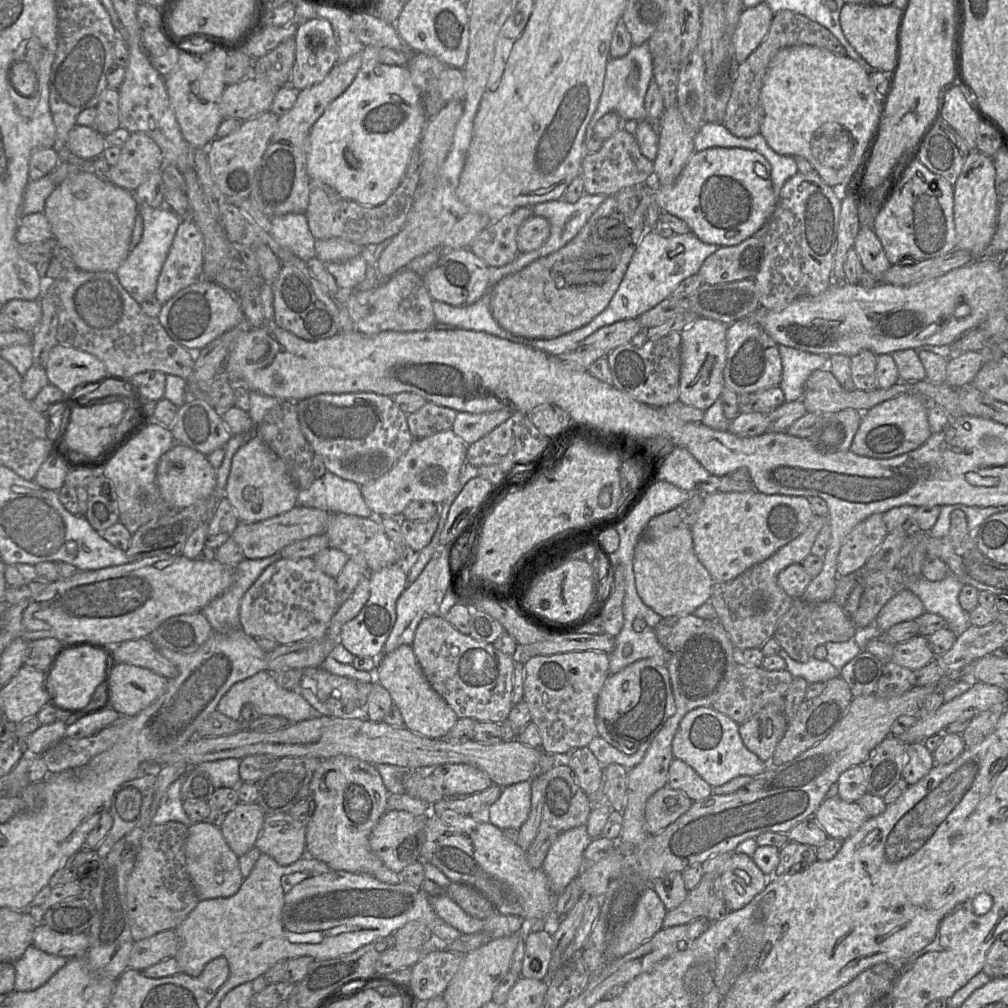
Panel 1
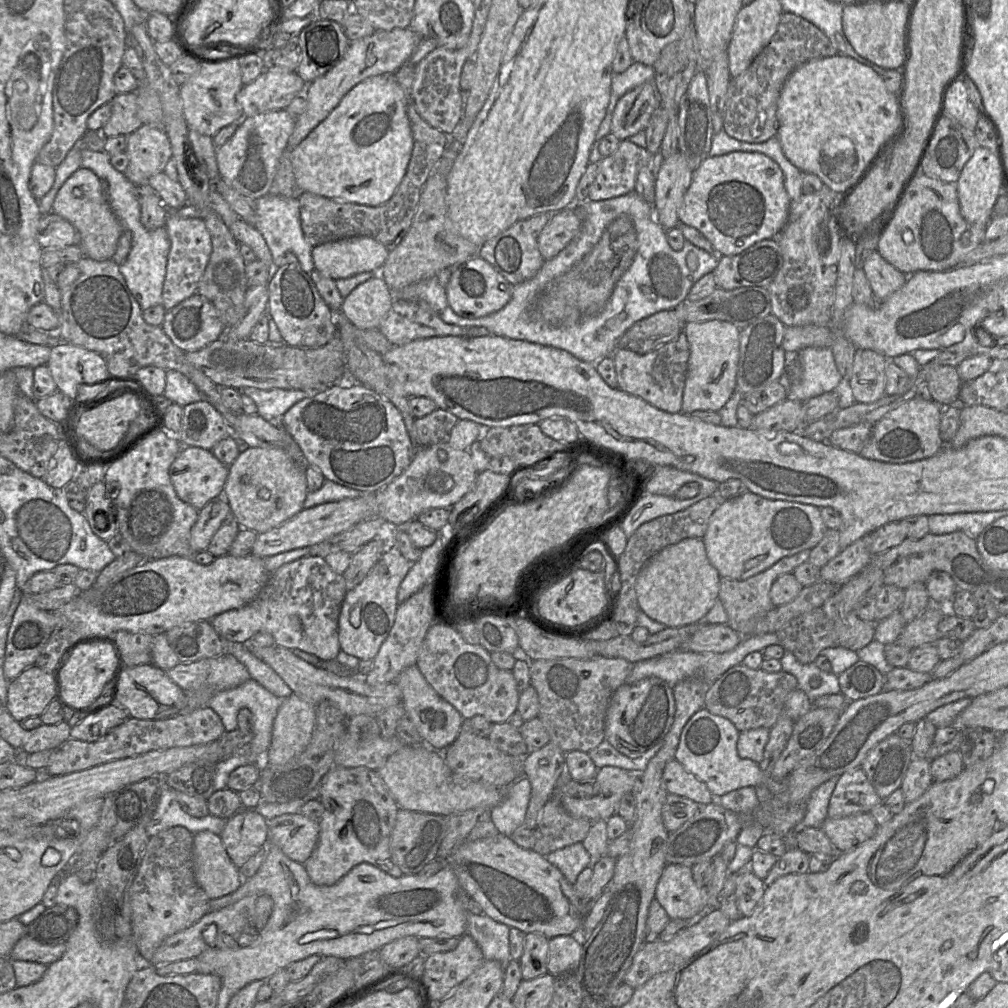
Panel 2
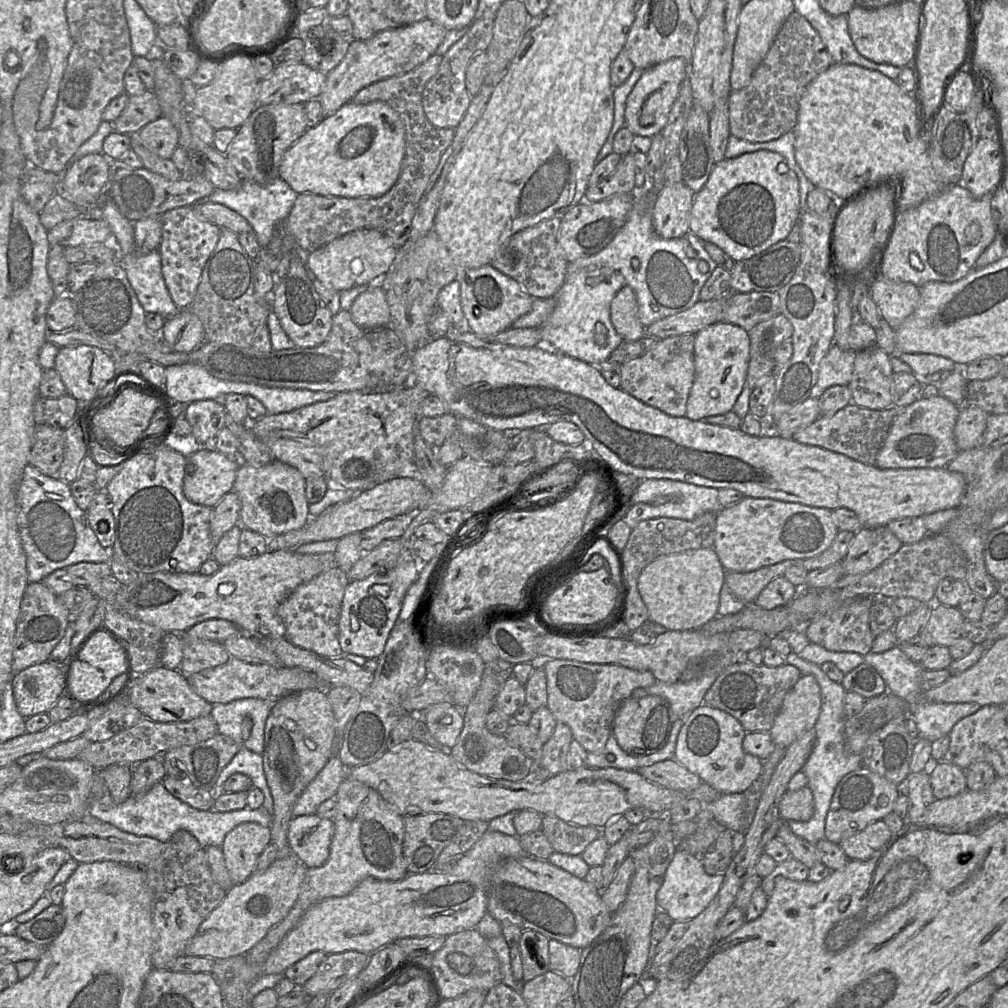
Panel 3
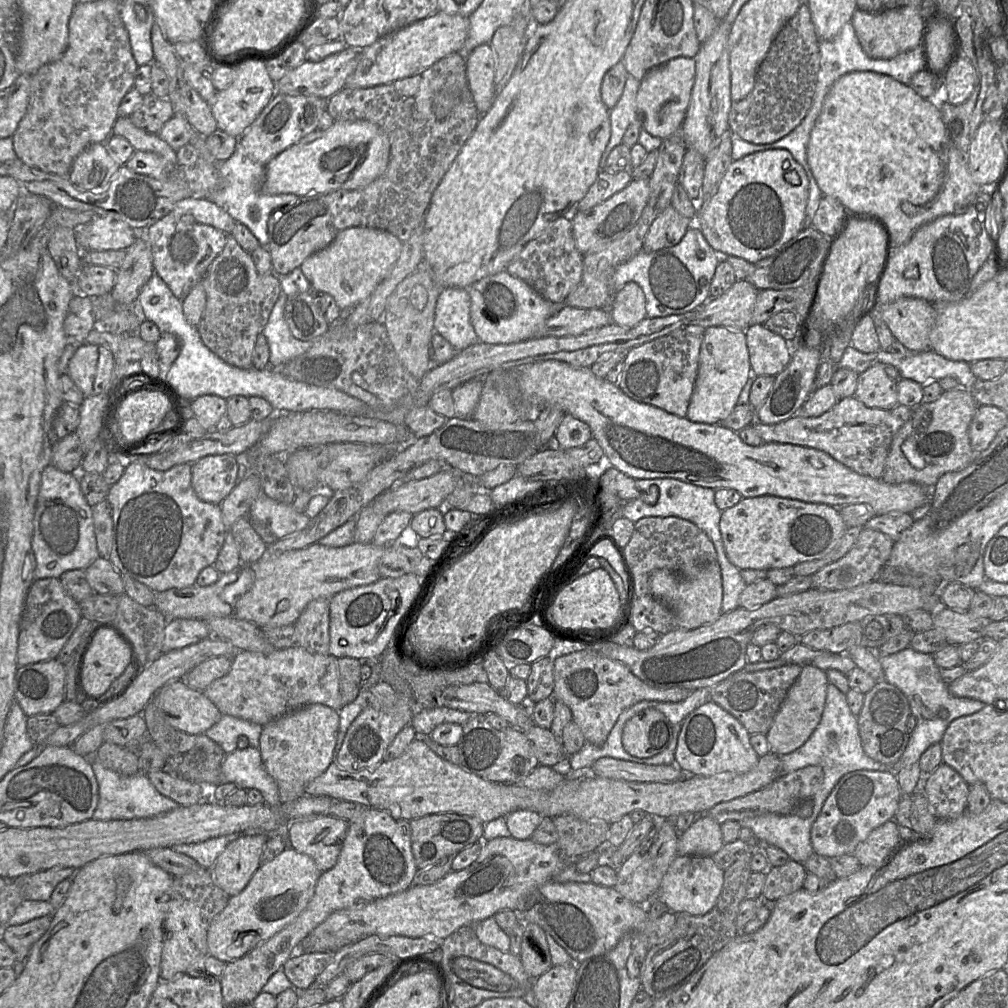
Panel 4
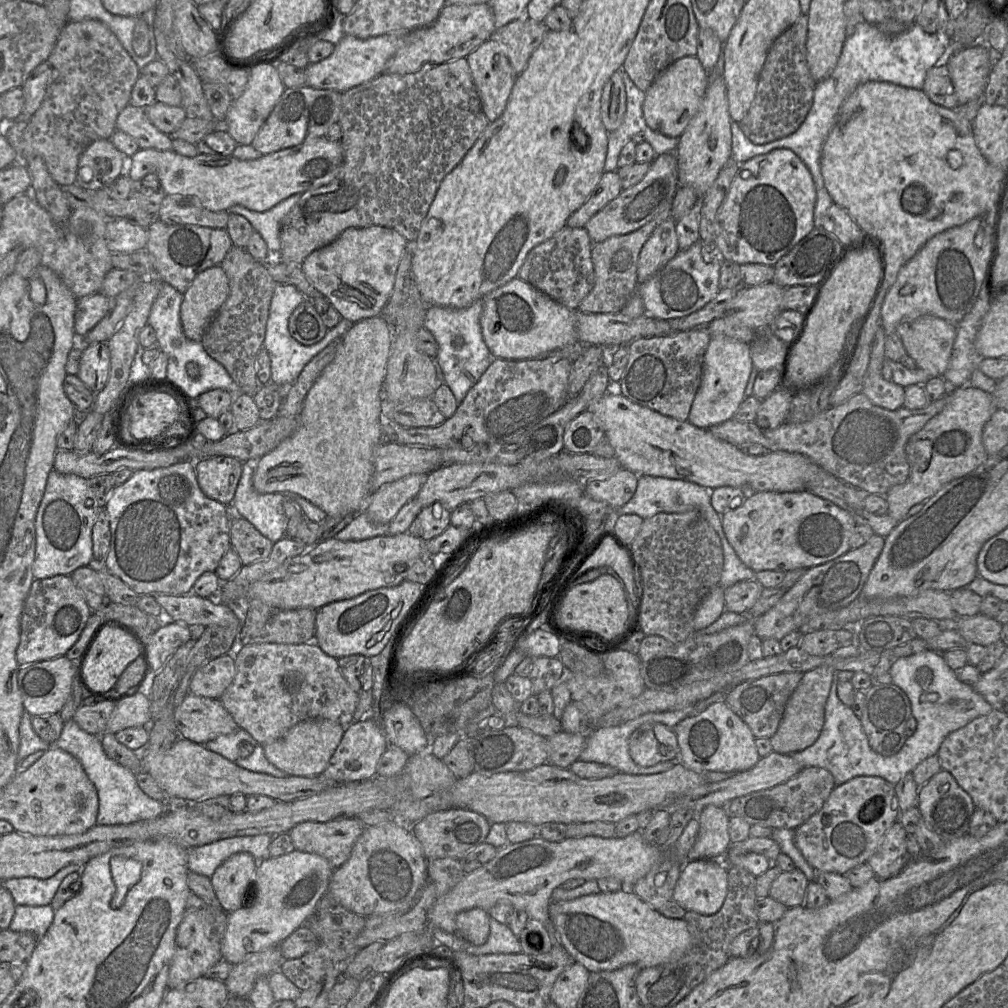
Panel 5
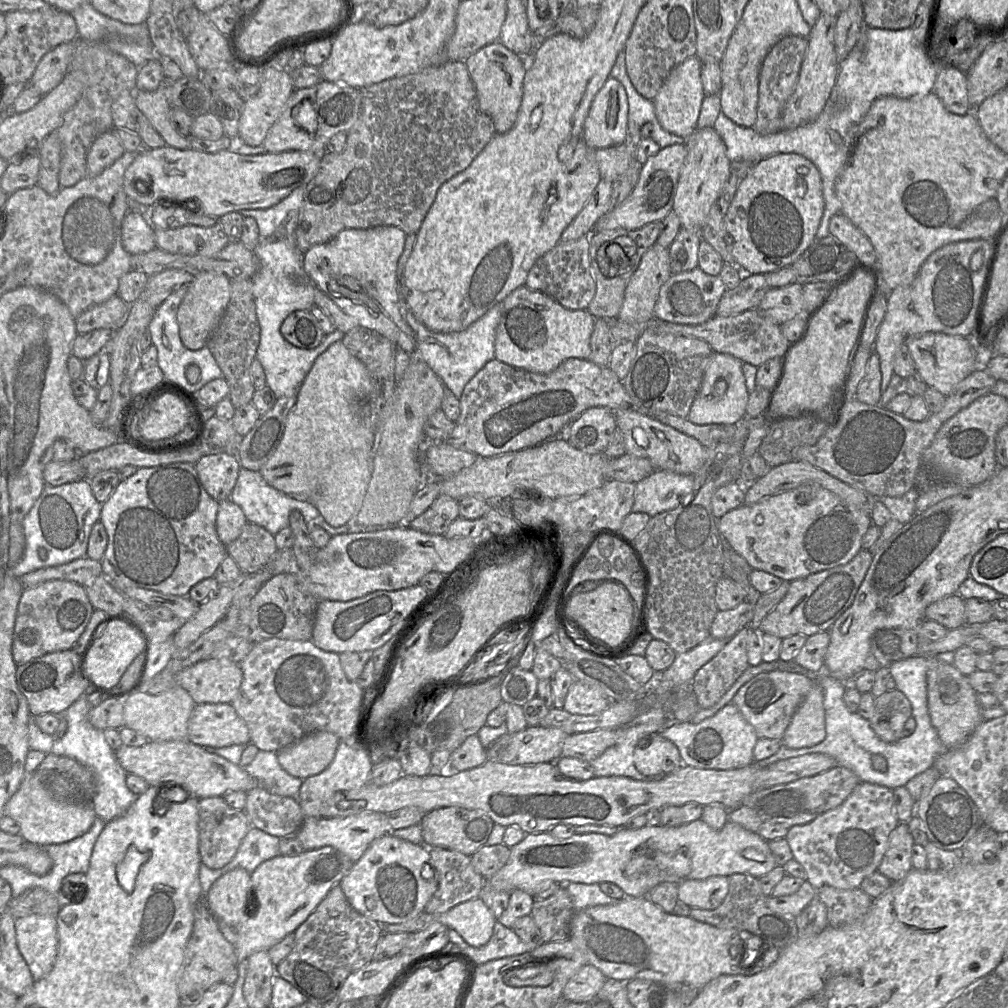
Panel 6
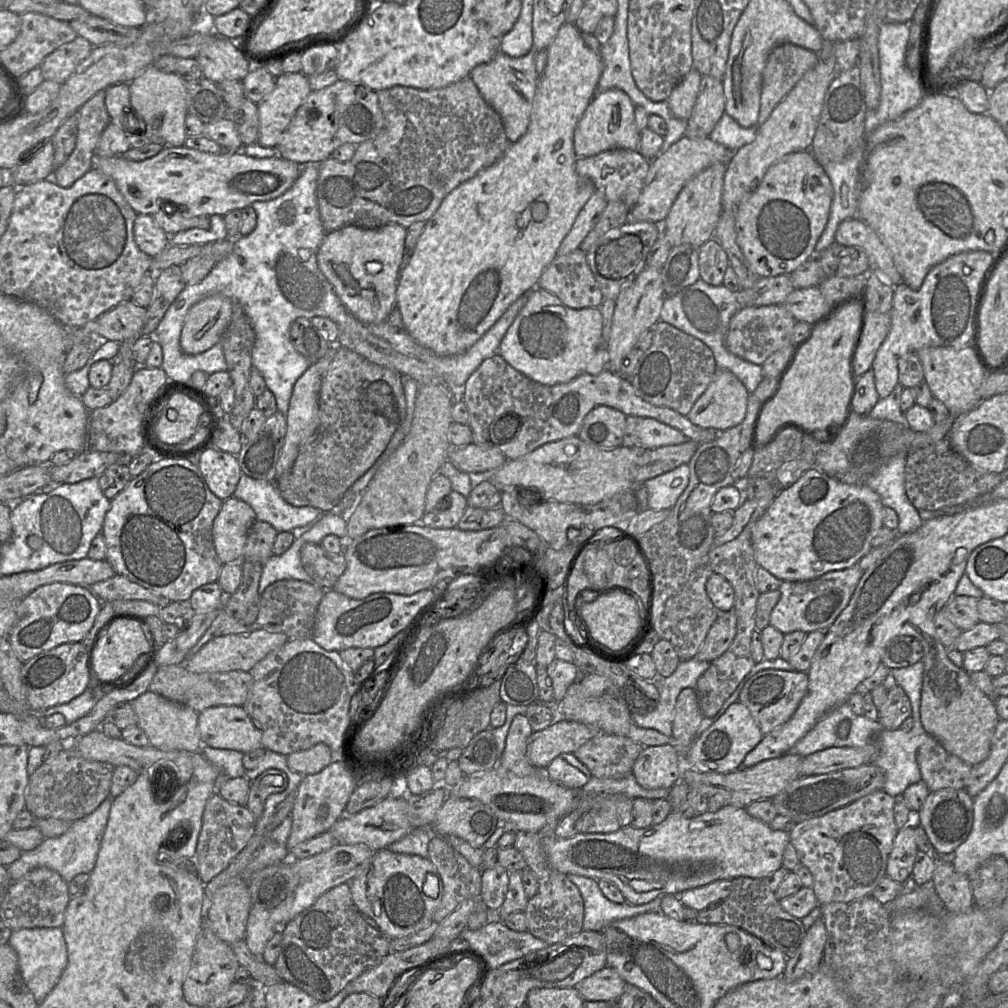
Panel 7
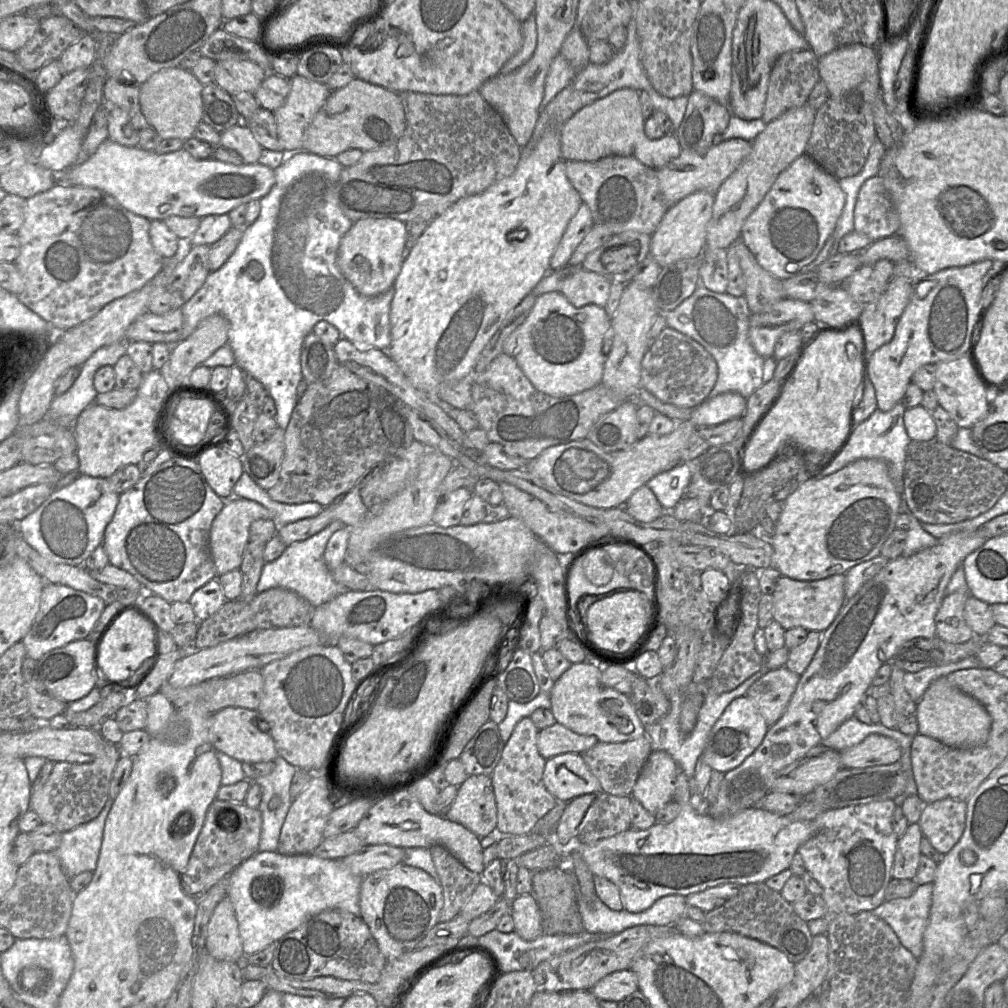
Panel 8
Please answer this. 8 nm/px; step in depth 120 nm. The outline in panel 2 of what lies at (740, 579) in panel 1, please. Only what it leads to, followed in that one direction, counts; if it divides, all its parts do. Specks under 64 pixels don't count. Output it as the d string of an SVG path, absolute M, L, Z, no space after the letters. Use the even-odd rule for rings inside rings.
M811 549L802 550L796 554L783 557L770 568L746 579L733 580L730 578L720 579L718 599L721 601L727 615L728 625L742 637L755 634L757 622L775 606L771 602L770 589L773 582L781 575L792 573L793 570L808 561Z

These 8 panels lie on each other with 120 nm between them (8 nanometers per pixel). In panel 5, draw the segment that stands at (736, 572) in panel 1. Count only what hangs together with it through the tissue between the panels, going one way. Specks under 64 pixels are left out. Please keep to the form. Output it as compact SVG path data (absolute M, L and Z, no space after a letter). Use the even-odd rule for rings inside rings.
M808 490L748 492L741 506L721 516L721 523L726 538L737 556L754 572L808 569L834 560L850 550L849 541L857 526L849 512Z

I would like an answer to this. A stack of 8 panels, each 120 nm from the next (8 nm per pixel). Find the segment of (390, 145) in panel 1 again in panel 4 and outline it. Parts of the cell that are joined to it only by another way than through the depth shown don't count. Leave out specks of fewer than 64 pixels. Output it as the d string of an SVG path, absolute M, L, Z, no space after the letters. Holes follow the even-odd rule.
M335 121L326 130L306 135L274 157L265 167L263 191L270 195L329 193L367 186L387 169L390 141L376 124L365 121Z

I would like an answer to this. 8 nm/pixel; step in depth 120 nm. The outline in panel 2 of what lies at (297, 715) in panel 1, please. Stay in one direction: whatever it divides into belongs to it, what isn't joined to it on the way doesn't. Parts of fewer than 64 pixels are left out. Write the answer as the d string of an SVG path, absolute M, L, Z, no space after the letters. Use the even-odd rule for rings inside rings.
M251 678L237 687L215 693L207 706L220 716L226 732L238 729L238 713L242 708L250 709L254 715L254 725L253 739L248 744L248 753L255 757L256 760L263 760L270 746L273 722L283 700Z

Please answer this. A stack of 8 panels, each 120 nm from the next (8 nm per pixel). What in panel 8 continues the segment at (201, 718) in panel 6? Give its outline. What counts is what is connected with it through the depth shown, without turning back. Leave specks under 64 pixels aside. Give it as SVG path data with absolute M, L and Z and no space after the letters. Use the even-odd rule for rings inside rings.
M229 706L209 717L209 737L217 751L240 762L274 761L278 756L267 722L257 710Z

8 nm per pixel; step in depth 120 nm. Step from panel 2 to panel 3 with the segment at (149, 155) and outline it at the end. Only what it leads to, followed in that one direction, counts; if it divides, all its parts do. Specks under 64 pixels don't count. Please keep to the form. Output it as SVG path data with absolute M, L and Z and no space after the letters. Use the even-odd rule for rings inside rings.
M163 115L140 129L137 136L146 149L163 159L170 159L179 145L177 128Z

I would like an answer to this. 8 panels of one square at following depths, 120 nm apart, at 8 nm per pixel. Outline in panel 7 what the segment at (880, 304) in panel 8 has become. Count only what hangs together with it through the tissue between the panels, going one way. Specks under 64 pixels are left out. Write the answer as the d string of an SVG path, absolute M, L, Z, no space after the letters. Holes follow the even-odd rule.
M867 311L867 315L864 320L864 325L862 328L862 333L860 335L860 343L856 350L854 358L852 357L852 364L854 367L853 372L853 381L855 385L857 384L857 378L862 376L865 372L867 372L871 367L875 355L885 340L886 336L889 333L891 326L890 313L878 313Z

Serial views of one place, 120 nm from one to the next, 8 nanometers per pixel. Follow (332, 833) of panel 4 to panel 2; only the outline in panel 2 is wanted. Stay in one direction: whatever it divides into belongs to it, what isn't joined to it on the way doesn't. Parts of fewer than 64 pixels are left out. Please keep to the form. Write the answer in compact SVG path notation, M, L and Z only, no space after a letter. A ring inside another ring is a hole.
M300 813L284 814L268 821L268 844L278 846L291 860L304 864L319 836L318 821Z

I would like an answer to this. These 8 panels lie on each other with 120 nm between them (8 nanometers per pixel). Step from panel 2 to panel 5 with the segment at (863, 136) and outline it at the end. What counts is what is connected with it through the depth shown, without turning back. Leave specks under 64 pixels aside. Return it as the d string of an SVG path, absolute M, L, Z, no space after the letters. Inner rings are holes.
M880 81L863 83L846 98L839 109L837 121L823 145L820 166L825 187L833 203L844 209L863 232L877 236L883 243L885 271L882 289L875 304L876 306L882 306L884 298L895 283L900 269L930 238L949 228L962 225L974 217L992 213L1002 178L1002 169L990 165L976 146L972 122L953 109L933 103L923 90Z

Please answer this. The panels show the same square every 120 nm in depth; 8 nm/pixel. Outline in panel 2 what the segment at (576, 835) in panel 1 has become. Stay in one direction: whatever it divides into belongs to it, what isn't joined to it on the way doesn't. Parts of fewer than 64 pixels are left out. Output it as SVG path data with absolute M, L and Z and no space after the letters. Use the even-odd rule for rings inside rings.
M582 842L558 849L544 857L556 866L571 884L575 883L582 870L594 863Z

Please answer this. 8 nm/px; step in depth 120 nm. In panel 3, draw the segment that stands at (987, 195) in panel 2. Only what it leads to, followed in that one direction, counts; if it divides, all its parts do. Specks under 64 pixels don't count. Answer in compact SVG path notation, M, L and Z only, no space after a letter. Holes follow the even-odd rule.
M980 137L964 162L962 176L957 184L979 199L997 188L999 164L996 143L993 139Z

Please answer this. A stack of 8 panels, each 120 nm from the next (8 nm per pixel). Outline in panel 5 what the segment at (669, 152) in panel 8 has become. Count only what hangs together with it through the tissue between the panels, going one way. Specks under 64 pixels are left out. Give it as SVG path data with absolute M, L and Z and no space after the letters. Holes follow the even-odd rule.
M616 70L604 84L601 94L601 120L608 133L621 125L625 111L625 85L620 71Z

